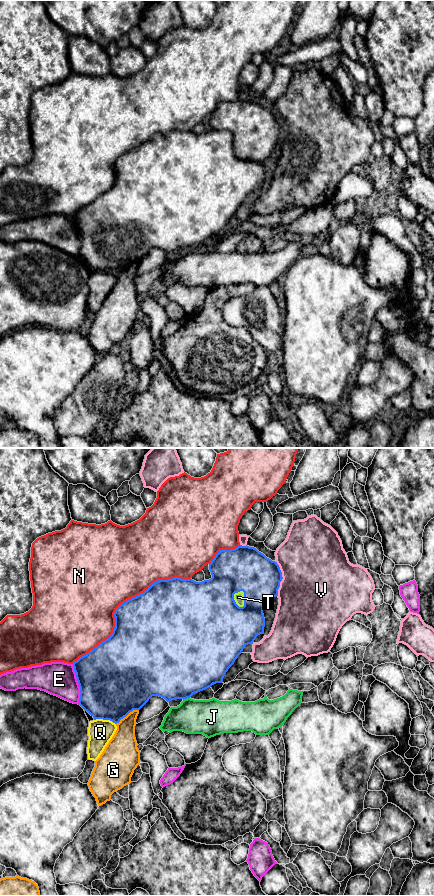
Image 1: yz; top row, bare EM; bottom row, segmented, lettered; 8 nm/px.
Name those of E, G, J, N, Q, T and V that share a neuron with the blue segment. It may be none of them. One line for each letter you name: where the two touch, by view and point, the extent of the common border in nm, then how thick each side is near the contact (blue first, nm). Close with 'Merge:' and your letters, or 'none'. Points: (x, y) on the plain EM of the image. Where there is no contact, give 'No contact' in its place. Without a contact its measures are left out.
T: Touches blue at yz (244, 150). Shared border 150 nm. Thickness 360 nm (blue) against 80 nm
Merge: T

